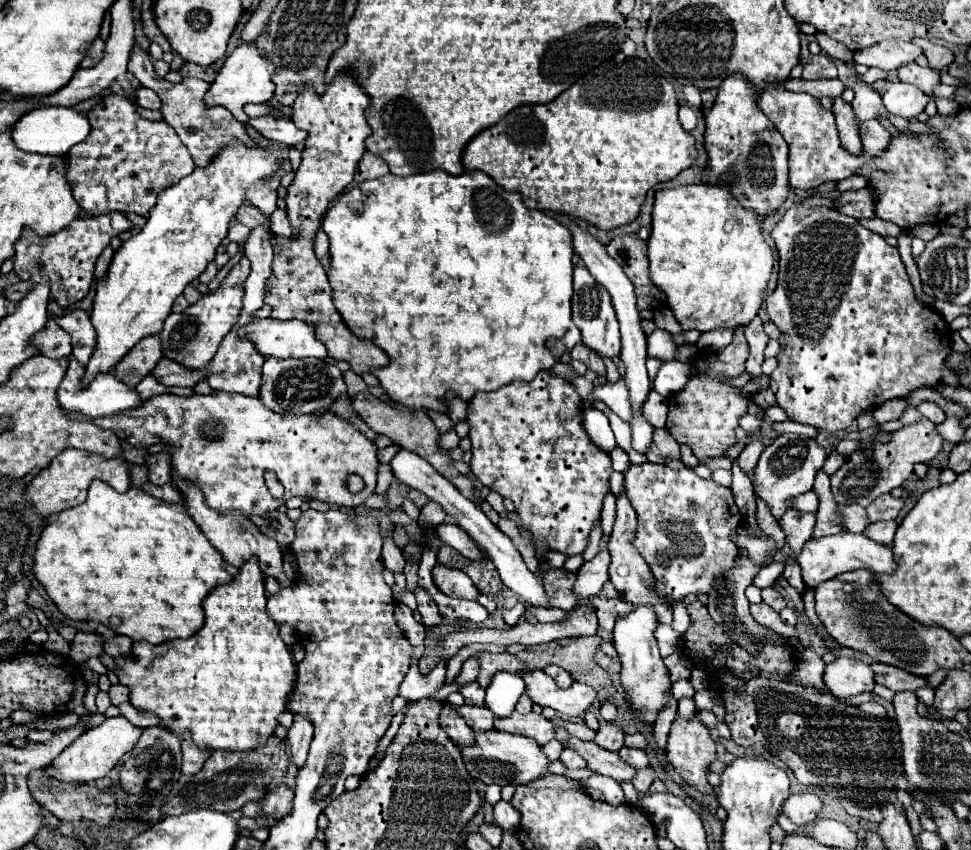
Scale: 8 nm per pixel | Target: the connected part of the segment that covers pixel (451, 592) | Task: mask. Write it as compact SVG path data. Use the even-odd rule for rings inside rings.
M436 565L432 569L432 577L436 587L448 595L448 597L460 597L460 599L476 599L478 597L478 589L476 585L472 585L470 577L460 571L460 569L452 569L448 565Z

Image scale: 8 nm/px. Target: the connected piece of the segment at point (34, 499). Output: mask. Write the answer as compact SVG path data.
M64 449L46 469L42 469L32 479L32 483L26 491L26 499L30 501L30 505L34 505L38 515L48 517L52 513L60 513L68 507L82 503L92 479L96 479L96 477L106 481L108 485L112 485L118 493L124 493L130 487L130 467L128 467L126 459L122 459L122 457L106 459L96 453L84 453L82 449Z

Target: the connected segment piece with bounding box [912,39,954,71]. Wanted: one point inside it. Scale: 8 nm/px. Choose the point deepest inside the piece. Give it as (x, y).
(939, 57)

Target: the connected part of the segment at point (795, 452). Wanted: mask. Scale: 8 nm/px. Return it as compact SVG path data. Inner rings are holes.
M784 433L780 437L776 437L774 443L770 443L762 451L758 465L756 465L754 489L756 489L758 497L762 497L770 505L772 515L776 519L780 519L782 513L788 509L790 497L796 497L796 495L812 489L814 477L822 469L826 459L828 459L828 453L824 451L824 447L820 447L814 439L806 439L796 433Z

